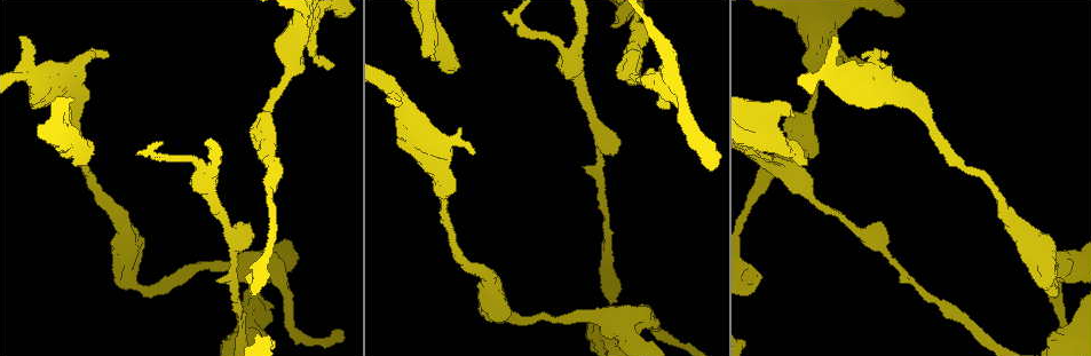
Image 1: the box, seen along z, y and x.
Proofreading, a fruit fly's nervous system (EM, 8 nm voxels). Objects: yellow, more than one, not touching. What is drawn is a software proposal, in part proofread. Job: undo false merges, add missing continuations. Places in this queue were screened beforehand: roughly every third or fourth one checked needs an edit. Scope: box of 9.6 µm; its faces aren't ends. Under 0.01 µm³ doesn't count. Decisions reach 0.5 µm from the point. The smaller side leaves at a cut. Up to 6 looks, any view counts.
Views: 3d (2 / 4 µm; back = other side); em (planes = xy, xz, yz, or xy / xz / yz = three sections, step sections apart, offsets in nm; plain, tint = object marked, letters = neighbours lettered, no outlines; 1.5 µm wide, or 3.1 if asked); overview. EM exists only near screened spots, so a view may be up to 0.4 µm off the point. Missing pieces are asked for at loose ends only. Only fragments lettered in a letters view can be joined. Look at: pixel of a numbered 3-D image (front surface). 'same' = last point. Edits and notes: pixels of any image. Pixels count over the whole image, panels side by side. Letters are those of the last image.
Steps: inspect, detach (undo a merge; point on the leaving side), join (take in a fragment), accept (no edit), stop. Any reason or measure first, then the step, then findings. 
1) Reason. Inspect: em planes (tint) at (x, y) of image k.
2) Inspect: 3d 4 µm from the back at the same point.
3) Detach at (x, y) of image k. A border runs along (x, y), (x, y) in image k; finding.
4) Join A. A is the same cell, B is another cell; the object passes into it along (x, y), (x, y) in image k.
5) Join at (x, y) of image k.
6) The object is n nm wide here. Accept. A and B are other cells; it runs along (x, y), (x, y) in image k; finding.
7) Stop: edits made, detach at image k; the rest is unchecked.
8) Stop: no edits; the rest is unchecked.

Sudden change in width. Inspect: 3d 2 µm at (754, 196) of image 1.

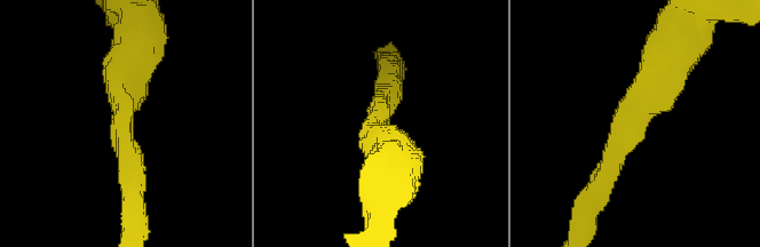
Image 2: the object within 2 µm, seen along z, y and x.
The arms are 190, 380 nm wide; now the EM. Inspect: em xy step 8 (tint) at (121, 129) of image 2.

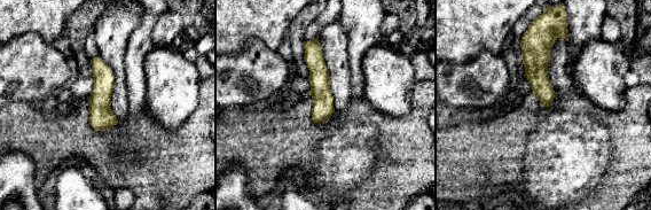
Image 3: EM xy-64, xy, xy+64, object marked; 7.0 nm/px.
What lies round it. Inspect: em xy step 8 (letters) at the same point.

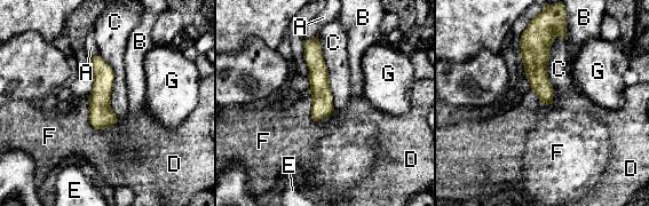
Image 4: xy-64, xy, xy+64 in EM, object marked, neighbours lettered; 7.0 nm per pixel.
Accept. A, B, C, D, E, F and G are other cells; it runs along (306, 42), (319, 79), (316, 118) in image 4; continuous, no second neuron.

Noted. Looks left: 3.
Sharp bend. Inspect: 3d 2 µm at (755, 153) of image 1.

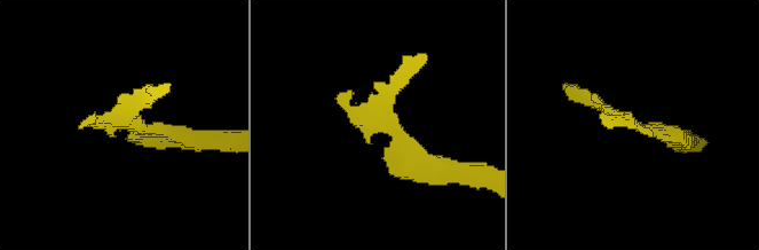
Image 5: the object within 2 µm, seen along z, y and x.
Inspect: em xy step 8 (tint) at (396, 126) of image 5.

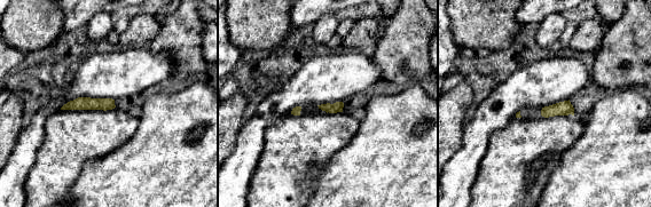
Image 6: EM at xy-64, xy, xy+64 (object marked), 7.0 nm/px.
Another direction. Inspect: em planes (letters) at the same point.

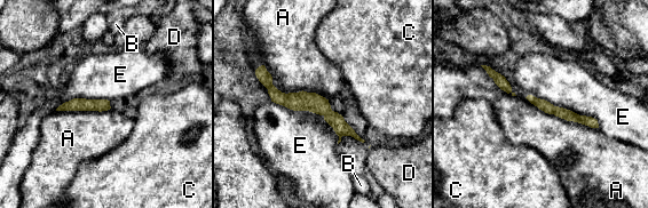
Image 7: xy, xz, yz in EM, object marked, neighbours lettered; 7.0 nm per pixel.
The object is 80 nm wide here. Accept. A, B, C, D and E are other cells; it runs along (263, 71), (282, 98), (316, 103), (352, 133) in image 7; all the same neuron.

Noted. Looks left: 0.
Stop: no edits; the rest is unchecked.

